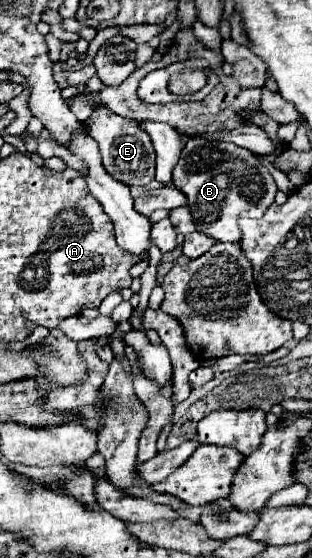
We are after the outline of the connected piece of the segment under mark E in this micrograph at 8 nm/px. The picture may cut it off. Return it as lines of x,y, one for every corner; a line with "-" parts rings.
100,104
100,108
94,108
90,118
84,122
84,130
98,142
102,164
112,178
128,186
146,186
154,178
154,148
148,134
138,124
114,114

